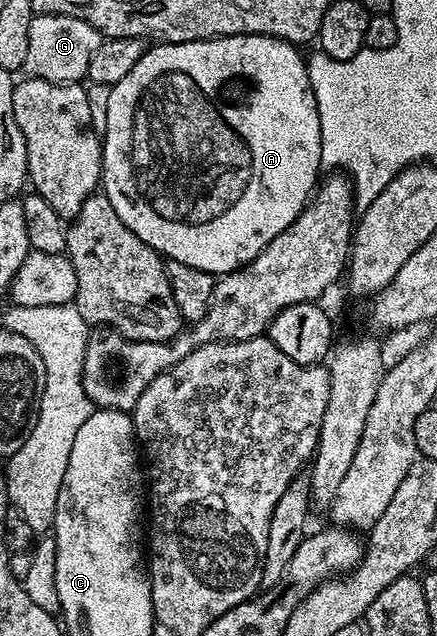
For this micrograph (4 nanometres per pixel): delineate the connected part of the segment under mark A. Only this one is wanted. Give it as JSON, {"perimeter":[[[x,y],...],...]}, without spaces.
{"perimeter":[[[253,33],[211,37],[209,41],[173,45],[156,43],[145,48],[142,59],[138,59],[138,63],[134,63],[134,67],[126,71],[125,77],[118,84],[107,90],[108,102],[104,105],[102,193],[104,189],[115,217],[122,219],[122,223],[130,227],[130,231],[134,231],[138,239],[142,239],[142,243],[155,249],[168,261],[186,263],[186,267],[198,267],[198,271],[213,275],[233,273],[240,266],[250,264],[275,237],[282,235],[282,231],[286,231],[286,227],[294,223],[294,219],[298,219],[298,215],[313,196],[322,173],[322,133],[318,107],[308,78],[308,66],[302,53],[300,57],[300,52],[291,41]]]}

